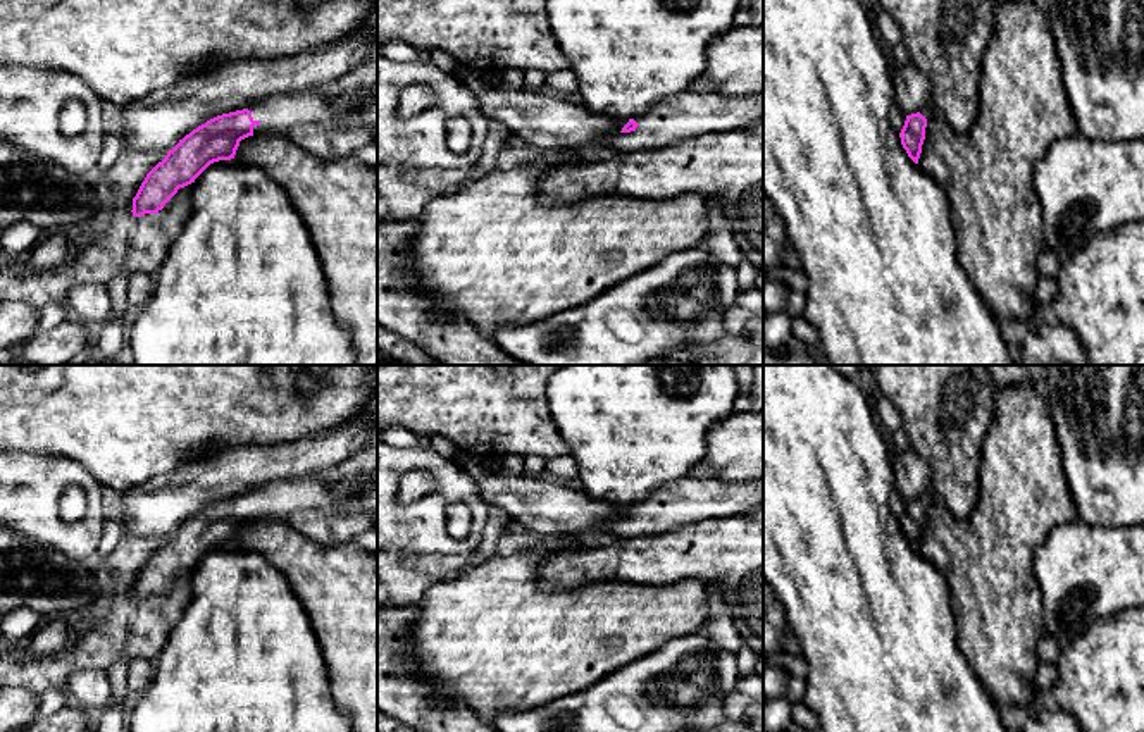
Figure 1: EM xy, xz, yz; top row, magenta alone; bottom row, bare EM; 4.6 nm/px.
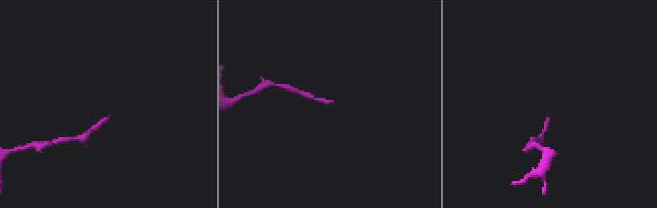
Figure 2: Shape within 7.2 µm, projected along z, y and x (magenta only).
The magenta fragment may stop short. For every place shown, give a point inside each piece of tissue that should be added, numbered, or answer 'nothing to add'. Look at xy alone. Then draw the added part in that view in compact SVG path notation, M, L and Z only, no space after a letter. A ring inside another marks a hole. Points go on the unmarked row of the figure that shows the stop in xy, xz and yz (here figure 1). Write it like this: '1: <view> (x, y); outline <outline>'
1: xy (278, 498); outline M312 477L272 481L248 493L257 517L286 518L291 512L331 512L346 506L353 484L322 484Z

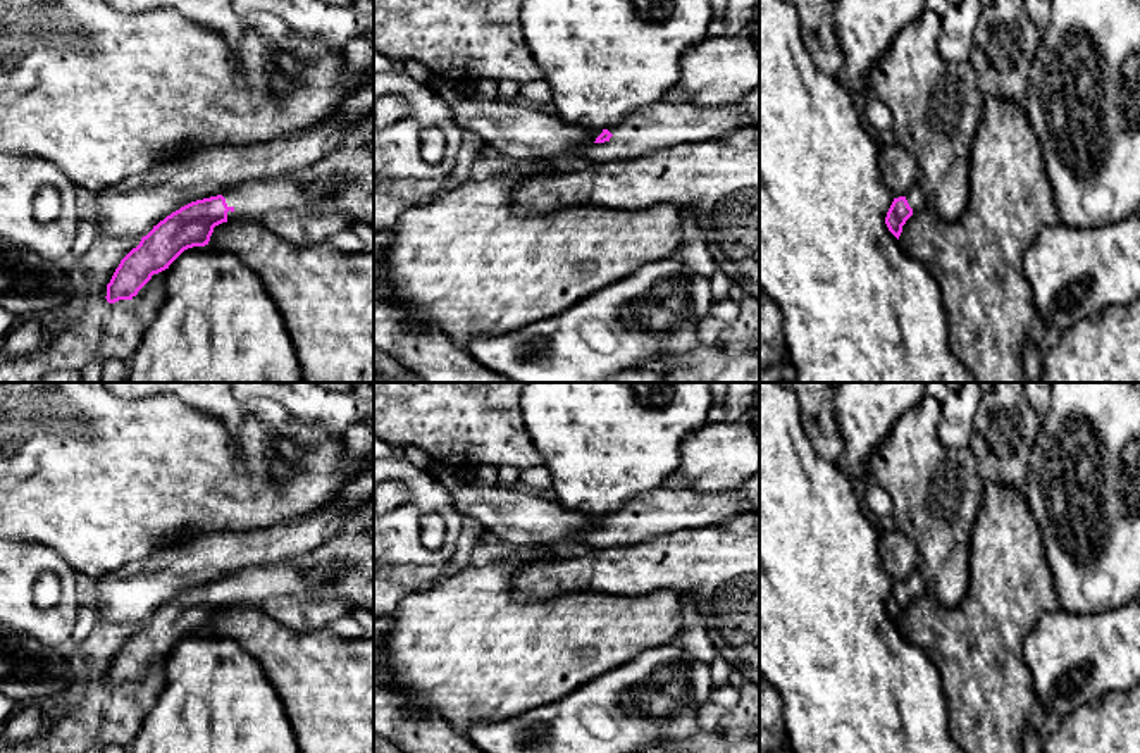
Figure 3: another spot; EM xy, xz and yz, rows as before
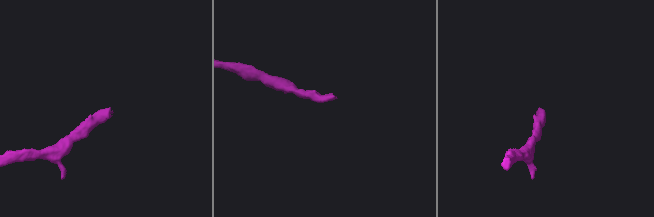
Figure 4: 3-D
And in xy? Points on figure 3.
1: xy (252, 584); outline M286 563L246 567L222 579L231 603L260 605L265 598L305 598L320 593L327 570L296 570Z

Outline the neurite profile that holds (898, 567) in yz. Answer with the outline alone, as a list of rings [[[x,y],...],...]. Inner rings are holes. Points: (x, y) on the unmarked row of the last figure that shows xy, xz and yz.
[[[880,531],[877,551],[882,558],[883,572],[894,584],[906,582],[916,572],[918,551],[914,543],[901,531]]]

